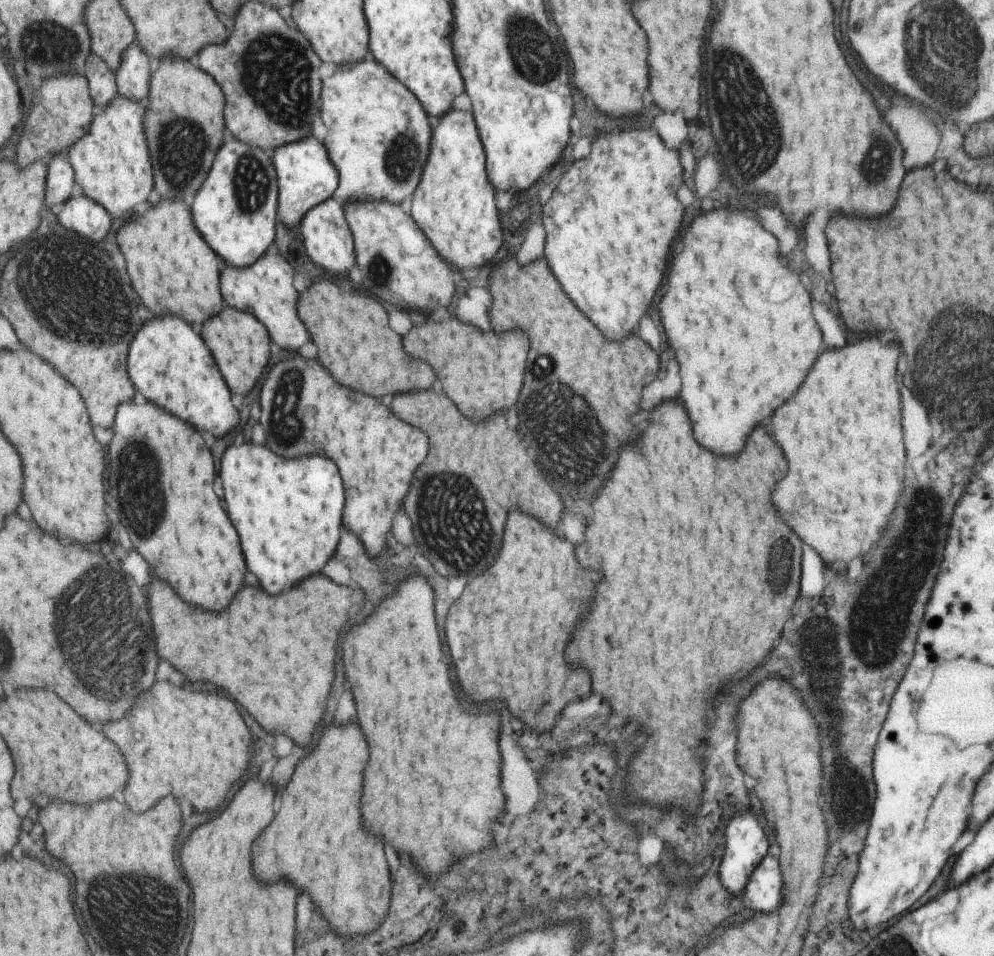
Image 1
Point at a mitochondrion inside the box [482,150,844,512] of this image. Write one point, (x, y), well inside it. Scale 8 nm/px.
(547, 395)

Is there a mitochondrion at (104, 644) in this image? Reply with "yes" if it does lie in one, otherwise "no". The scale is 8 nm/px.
yes

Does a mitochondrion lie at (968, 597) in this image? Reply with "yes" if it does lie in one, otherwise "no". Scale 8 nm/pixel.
no

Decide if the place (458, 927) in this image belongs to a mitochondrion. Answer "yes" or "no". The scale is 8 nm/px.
no

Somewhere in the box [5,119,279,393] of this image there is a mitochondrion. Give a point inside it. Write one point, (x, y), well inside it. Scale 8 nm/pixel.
(60, 278)

